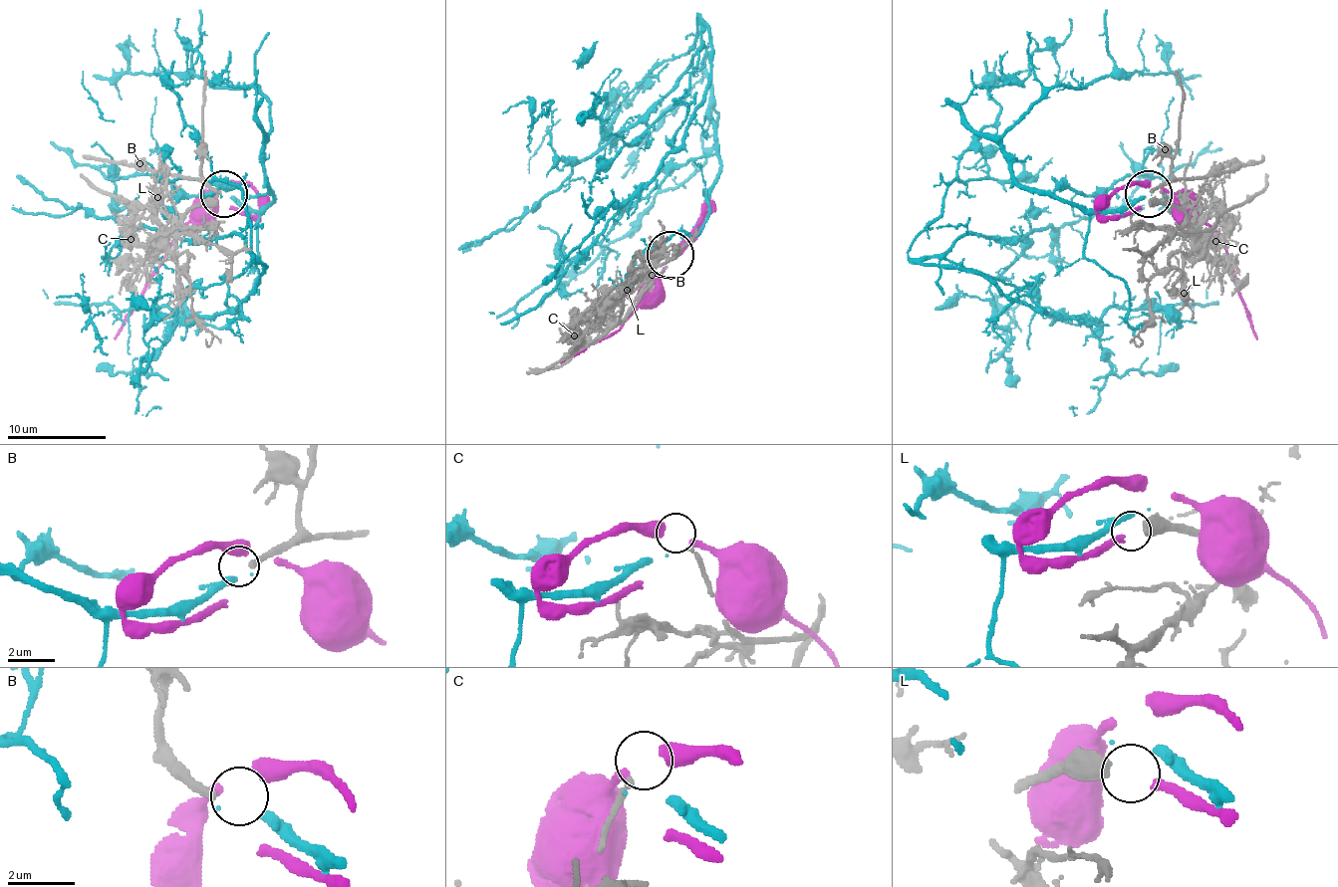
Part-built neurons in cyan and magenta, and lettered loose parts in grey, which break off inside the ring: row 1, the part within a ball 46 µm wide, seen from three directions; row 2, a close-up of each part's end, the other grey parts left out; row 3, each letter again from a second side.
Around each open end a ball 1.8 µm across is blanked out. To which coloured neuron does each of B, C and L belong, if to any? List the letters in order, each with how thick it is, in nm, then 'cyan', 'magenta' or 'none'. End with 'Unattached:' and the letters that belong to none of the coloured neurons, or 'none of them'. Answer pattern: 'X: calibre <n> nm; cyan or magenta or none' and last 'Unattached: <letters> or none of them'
B: calibre 240 nm; cyan
C: calibre 170 nm; none
L: calibre 480 nm; magenta
Unattached: C

